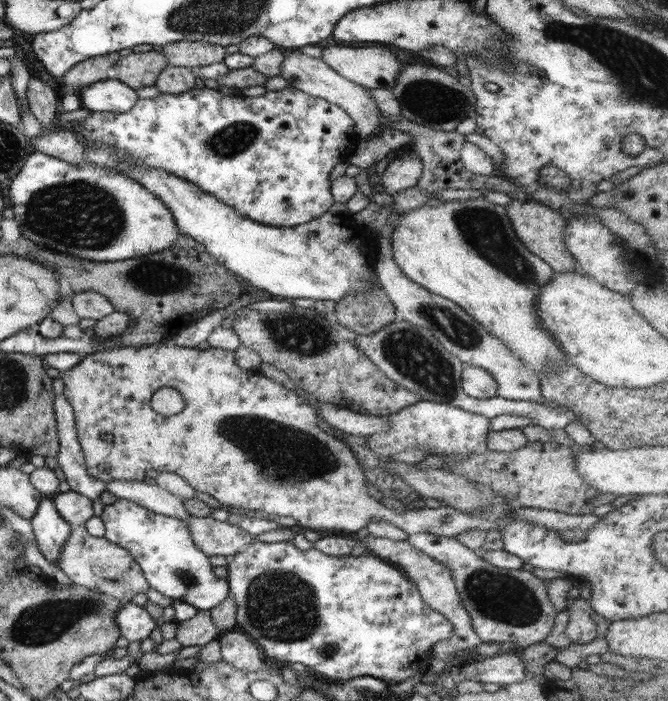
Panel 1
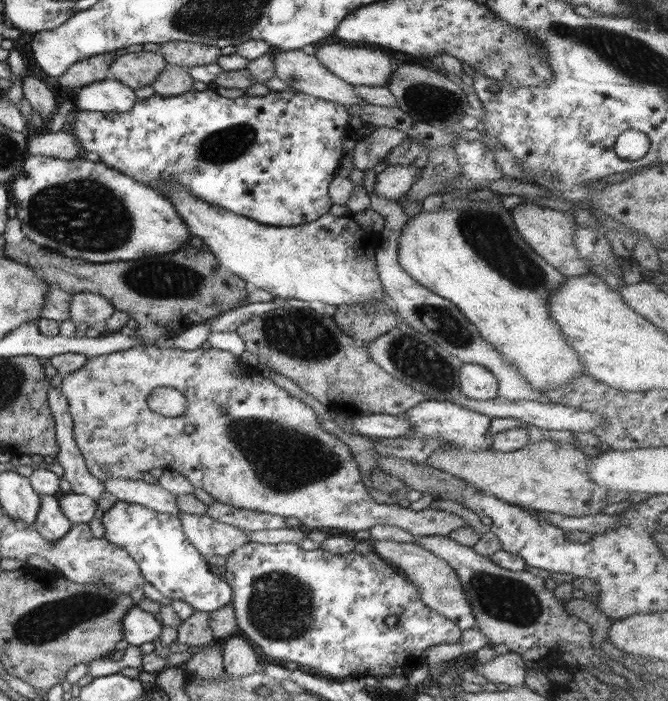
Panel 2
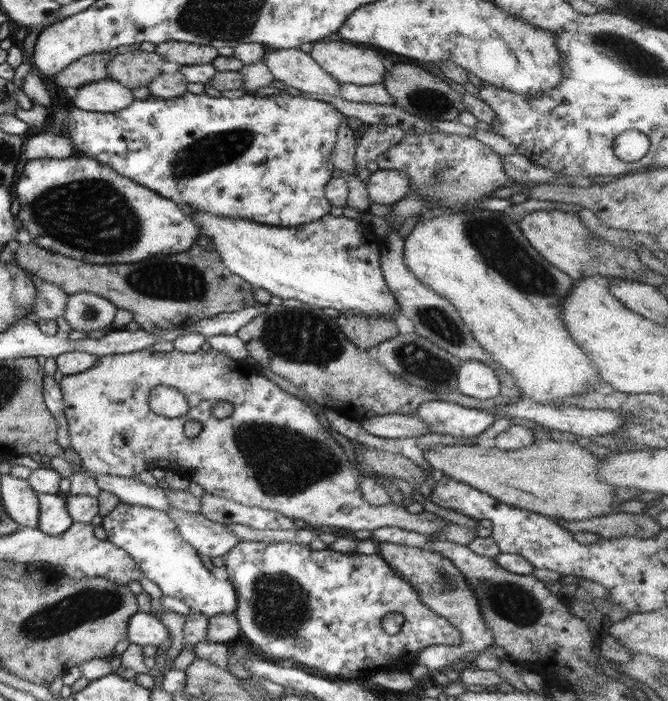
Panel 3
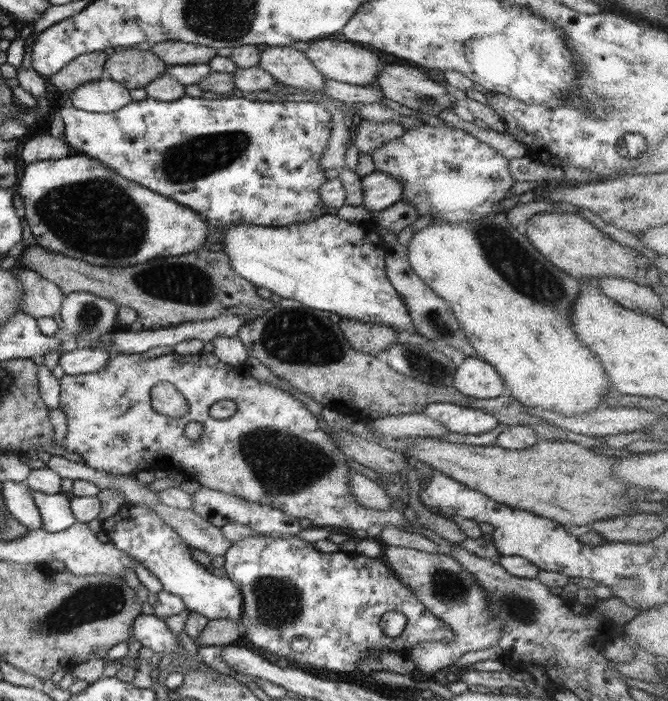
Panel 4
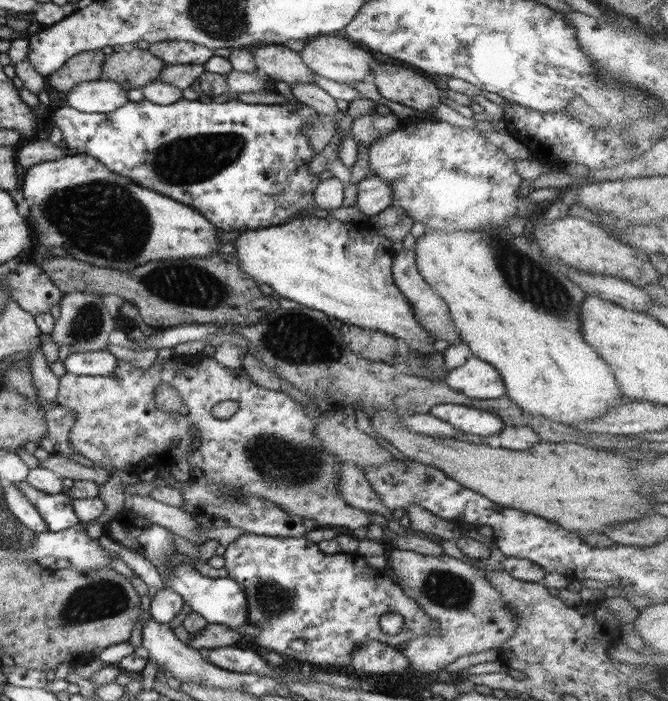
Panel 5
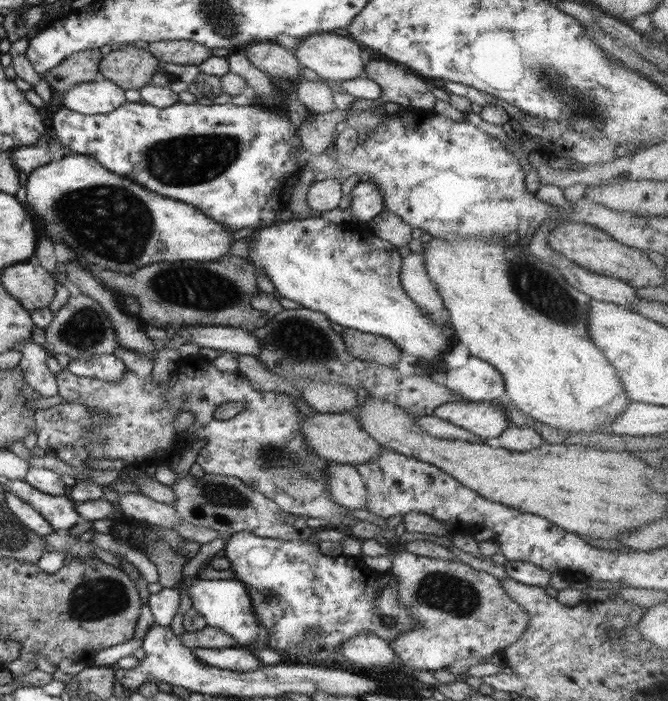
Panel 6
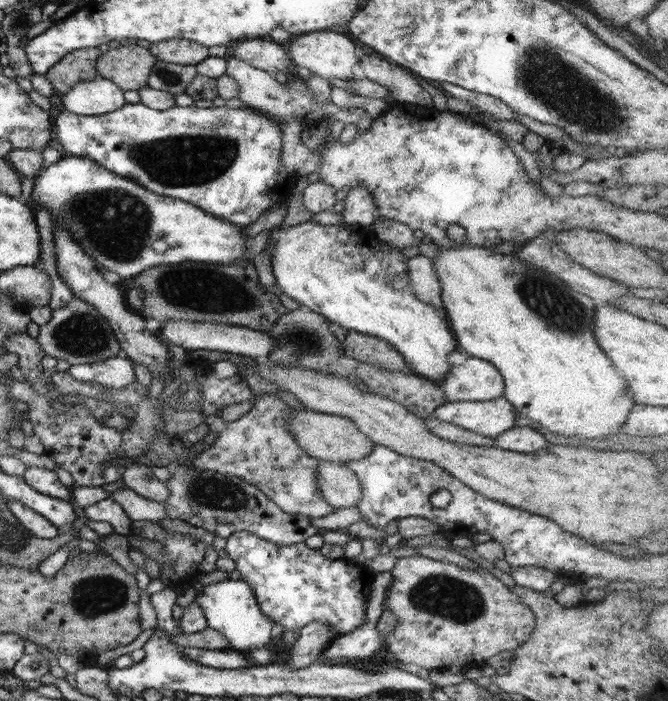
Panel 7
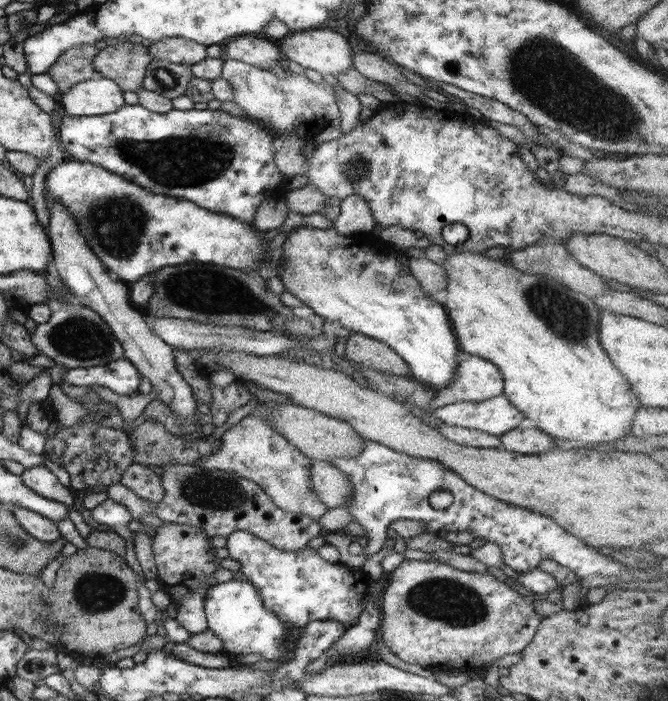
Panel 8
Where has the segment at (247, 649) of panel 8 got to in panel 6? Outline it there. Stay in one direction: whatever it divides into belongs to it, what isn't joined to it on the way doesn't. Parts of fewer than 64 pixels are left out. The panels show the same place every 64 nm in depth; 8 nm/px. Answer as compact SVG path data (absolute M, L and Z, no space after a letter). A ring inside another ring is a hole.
M197 576L183 577L181 586L192 600L192 606L201 614L208 625L222 629L225 633L234 637L235 646L244 647L252 644L264 627L257 622L257 616L248 594L248 588L236 579L217 579L209 581Z

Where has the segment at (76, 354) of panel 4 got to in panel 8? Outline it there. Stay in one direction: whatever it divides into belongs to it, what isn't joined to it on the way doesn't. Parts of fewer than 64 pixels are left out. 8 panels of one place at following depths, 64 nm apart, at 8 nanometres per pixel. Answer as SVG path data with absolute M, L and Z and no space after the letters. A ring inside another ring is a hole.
M127 359L114 360L110 364L100 364L88 368L67 369L63 380L72 386L106 386L123 395L138 392L141 374Z

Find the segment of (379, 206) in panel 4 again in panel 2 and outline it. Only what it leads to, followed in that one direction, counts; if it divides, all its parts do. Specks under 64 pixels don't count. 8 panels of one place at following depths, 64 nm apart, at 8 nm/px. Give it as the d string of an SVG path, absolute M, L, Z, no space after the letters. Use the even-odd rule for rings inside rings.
M399 164L390 165L377 174L374 192L398 201L412 188L418 176L419 170L416 167Z

